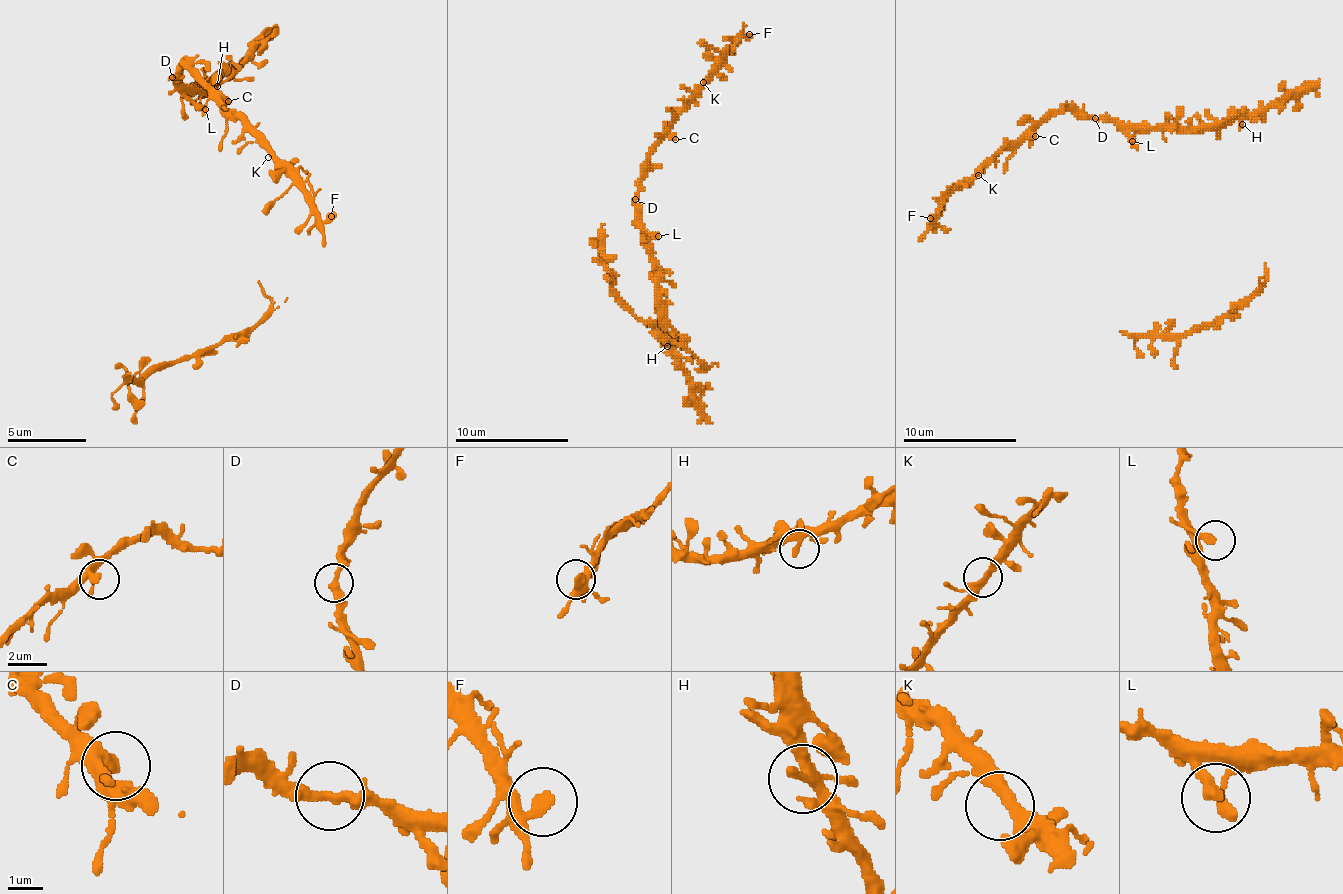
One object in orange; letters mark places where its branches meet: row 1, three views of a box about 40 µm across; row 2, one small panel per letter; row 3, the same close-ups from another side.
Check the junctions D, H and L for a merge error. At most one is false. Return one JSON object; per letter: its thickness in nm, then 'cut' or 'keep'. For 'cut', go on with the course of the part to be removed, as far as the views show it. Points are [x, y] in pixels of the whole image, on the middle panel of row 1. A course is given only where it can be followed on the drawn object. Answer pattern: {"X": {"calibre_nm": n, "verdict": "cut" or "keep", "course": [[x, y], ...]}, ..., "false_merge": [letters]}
{"D": {"calibre_nm": 320, "verdict": "keep"}, "H": {"calibre_nm": 340, "verdict": "keep"}, "L": {"calibre_nm": 380, "verdict": "keep"}, "false_merge": []}

